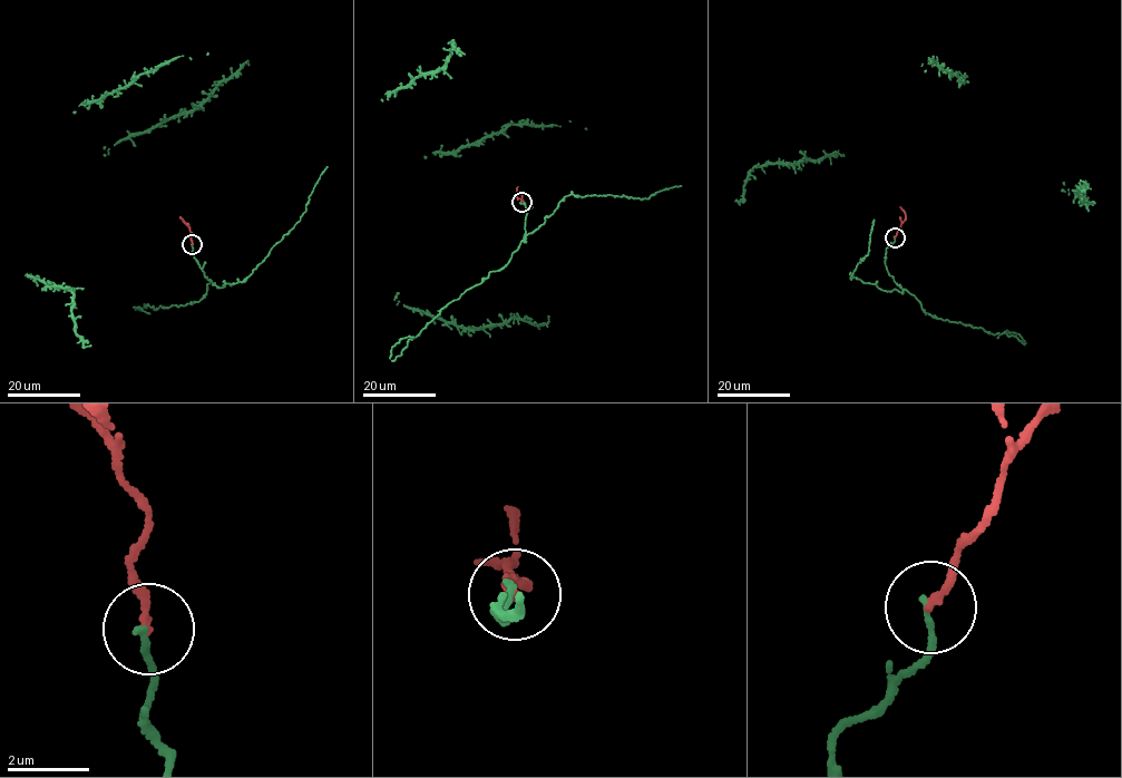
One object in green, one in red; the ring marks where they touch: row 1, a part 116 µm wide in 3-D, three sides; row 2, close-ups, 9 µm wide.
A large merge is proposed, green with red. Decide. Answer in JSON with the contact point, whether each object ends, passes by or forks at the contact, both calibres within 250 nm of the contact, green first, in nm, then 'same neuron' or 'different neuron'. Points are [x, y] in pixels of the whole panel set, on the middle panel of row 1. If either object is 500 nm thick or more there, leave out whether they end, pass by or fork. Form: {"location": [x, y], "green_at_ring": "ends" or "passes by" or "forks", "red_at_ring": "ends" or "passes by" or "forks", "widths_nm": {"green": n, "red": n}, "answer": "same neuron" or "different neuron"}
{"location": [522, 202], "green_at_ring": "ends", "red_at_ring": "ends", "widths_nm": {"green": 150, "red": 180}, "answer": "same neuron"}

